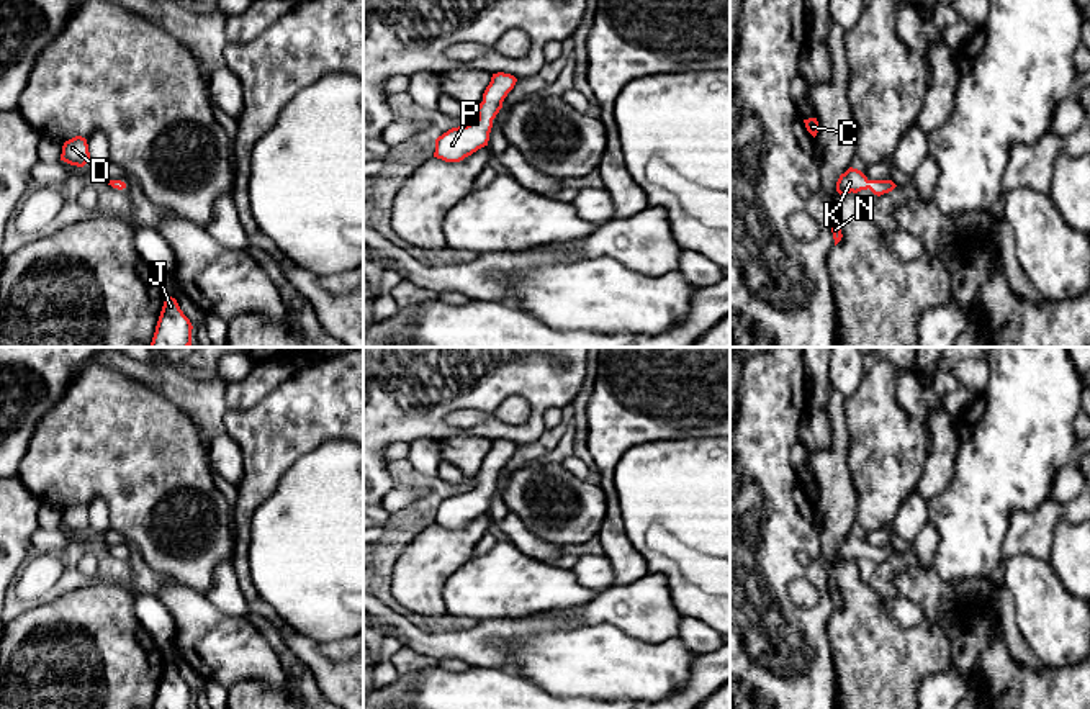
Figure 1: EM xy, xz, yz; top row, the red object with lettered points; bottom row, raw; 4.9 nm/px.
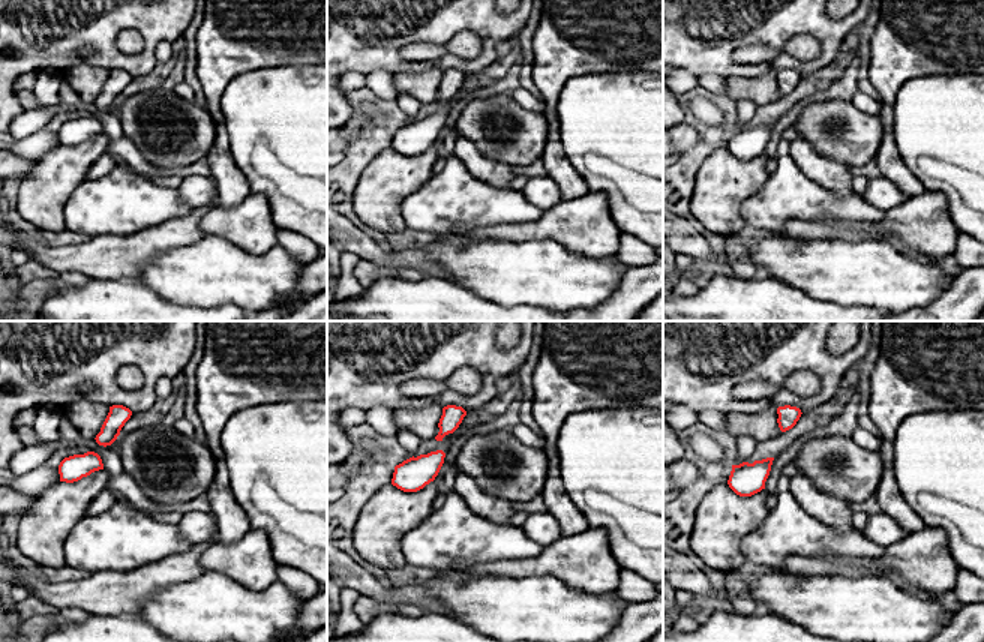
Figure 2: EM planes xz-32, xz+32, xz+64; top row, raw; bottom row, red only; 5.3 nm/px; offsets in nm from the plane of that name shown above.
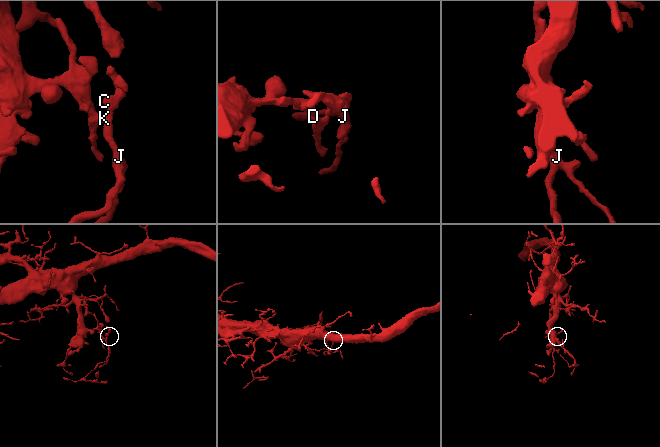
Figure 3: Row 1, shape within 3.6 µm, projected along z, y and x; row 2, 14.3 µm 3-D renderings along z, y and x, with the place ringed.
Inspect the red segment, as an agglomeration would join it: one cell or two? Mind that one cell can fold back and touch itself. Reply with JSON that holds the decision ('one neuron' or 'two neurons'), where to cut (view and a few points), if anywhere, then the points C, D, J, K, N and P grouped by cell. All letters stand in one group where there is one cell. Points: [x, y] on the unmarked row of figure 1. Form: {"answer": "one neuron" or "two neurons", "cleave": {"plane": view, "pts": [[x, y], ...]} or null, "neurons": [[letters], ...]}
{"answer": "one neuron", "cleave": null, "neurons": [["C", "D", "J", "K", "N", "P"]]}

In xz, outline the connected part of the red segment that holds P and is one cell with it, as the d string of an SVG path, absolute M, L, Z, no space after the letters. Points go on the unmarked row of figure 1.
M493 440L483 460L483 468L476 475L478 485L466 491L452 494L435 506L434 524L445 529L460 529L478 516L488 513L493 486L502 475L502 468L514 455L517 445L511 440Z

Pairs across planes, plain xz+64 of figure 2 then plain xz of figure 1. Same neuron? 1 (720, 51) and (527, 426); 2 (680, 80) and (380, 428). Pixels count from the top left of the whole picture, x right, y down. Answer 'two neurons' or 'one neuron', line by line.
1: one neuron
2: two neurons

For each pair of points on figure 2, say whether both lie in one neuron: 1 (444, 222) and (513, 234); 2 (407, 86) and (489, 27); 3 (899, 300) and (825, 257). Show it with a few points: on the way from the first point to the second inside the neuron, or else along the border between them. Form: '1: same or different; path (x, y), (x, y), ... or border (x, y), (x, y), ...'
1: different; border (507, 222), (483, 227), (456, 227), (450, 233)
2: different; border (443, 71), (428, 68), (420, 72), (399, 74)
3: same; path (881, 282), (872, 273), (843, 272)

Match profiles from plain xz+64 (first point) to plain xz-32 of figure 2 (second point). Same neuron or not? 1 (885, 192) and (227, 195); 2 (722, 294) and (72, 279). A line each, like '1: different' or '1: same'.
1: different
2: different

